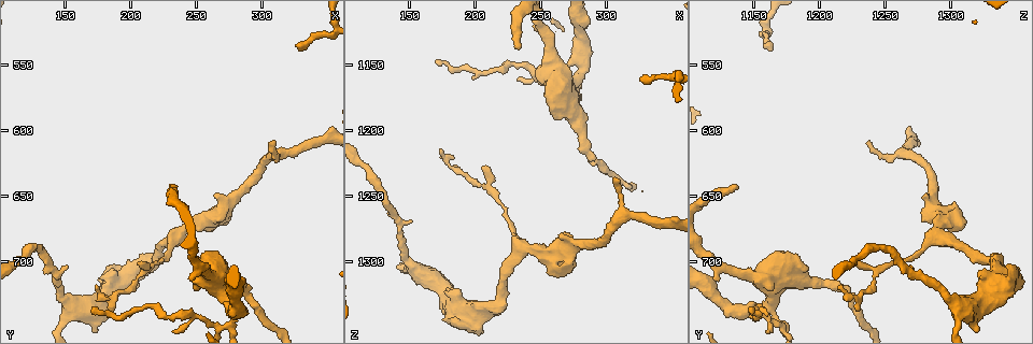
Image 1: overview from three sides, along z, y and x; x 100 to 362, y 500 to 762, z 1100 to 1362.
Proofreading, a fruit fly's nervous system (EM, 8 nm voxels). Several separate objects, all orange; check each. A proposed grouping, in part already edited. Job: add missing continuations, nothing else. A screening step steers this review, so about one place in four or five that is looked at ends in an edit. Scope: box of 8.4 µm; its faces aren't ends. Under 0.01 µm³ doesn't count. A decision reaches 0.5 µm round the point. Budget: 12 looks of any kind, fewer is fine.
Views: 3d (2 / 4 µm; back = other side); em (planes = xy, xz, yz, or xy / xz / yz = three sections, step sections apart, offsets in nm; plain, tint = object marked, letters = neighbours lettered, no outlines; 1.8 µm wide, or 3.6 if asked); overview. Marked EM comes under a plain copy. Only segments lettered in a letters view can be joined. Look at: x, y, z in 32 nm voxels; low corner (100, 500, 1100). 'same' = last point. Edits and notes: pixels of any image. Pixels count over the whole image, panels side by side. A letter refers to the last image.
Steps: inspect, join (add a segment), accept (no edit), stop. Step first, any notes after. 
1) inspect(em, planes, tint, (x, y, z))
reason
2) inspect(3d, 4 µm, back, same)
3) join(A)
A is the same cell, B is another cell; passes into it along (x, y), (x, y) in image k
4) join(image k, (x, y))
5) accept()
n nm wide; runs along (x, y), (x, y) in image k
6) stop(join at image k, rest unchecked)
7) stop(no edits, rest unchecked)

inspect(em, 3.6 µm, planes, tint, (168, 738, 1146))
end of a long branch

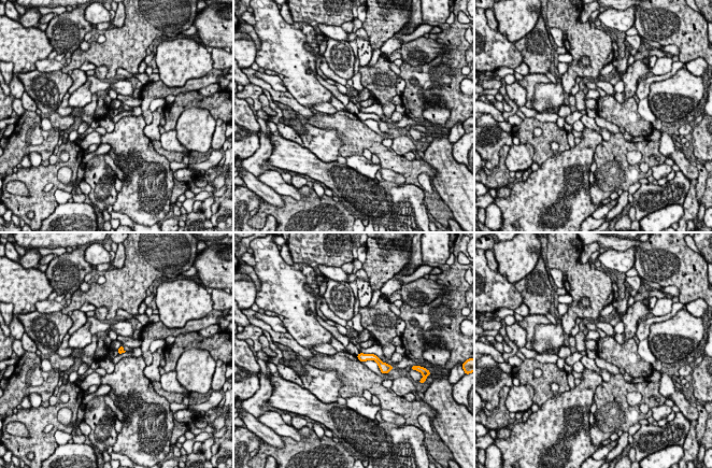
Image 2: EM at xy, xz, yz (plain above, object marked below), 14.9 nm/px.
inspect(em, 3.6 µm, planes, letters, same)
see the neighbours

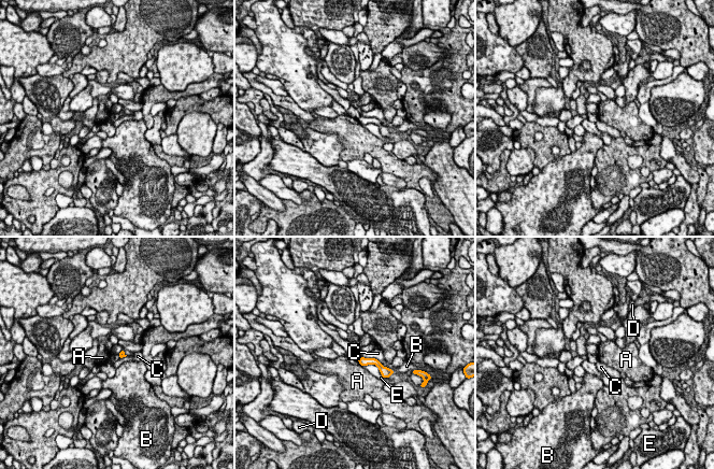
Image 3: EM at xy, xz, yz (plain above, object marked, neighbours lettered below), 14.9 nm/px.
accept()
A, B, C, D and E are other cells; border along (357, 360), (361, 366) in image 3; none of them fits

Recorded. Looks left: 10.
inspect(em, planes, letters, (230, 642, 1136))
long arm stops here

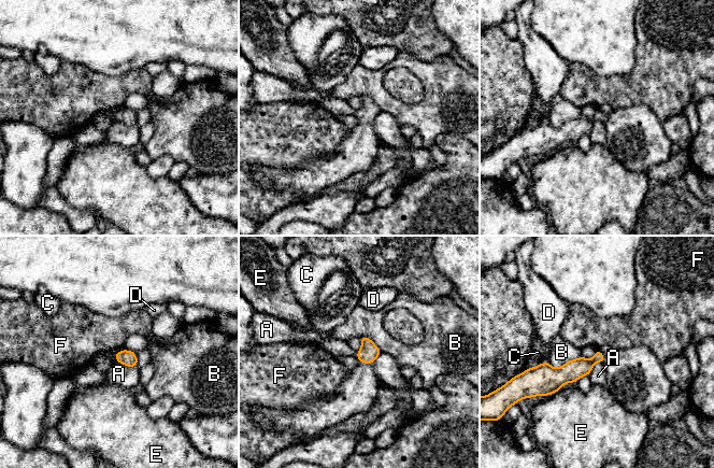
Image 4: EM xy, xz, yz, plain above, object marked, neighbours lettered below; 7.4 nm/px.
accept()
A, B, C, D, E and F are other cells; runs along (601, 357), (566, 373), (538, 372) in image 4; no lettered segment goes on from it

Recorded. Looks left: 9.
inspect(em, planes, letters, (304, 608, 1236))
thin end

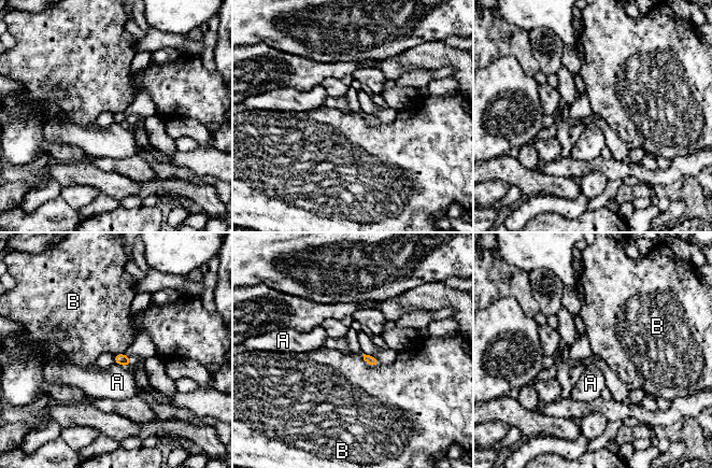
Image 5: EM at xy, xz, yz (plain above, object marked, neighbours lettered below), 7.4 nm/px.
accept()
A and B are other cells; border along (361, 353), (369, 365), (379, 364) in image 5; no lettered segment goes on from it

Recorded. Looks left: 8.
inspect(3d, 4 µm, (328, 538, 1162))
tapers out

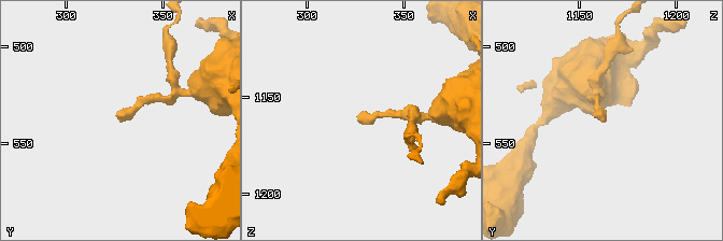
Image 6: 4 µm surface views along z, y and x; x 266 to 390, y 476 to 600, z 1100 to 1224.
inspect(em, xz, step 4, tint, (328, 537, 1163))
need the tissue

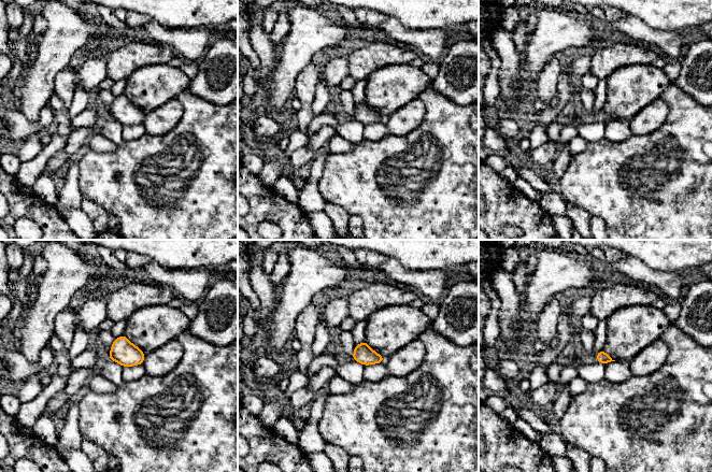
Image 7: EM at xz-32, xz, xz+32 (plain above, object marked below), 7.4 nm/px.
inspect(em, planes, letters, same)
another direction

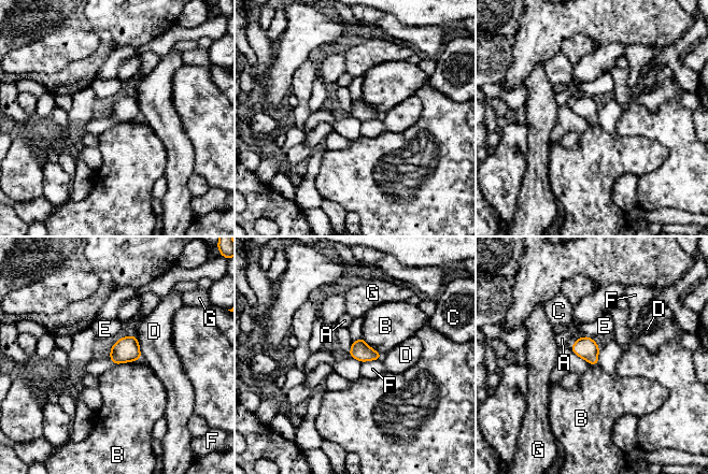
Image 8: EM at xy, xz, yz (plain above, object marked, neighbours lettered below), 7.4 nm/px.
accept()
A, B, C, D, E, F and G are other cells; border along (138, 359), (113, 364) in image 8; no lettered segment goes on from it

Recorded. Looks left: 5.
inspect(em, 3.6 µm, xz, step 16, letters, (196, 714, 1336))
sudden change in width

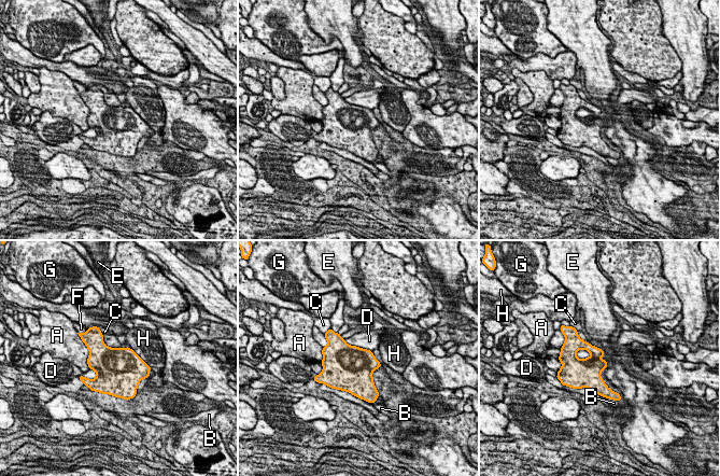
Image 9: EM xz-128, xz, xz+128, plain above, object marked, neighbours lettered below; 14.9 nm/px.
accept()
300 nm wide; A, B, C, D, E, F, G and H are other cells; border along (605, 359), (606, 366), (603, 369) in image 9; none of them fits

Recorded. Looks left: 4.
stop(no edits, rest unchecked)

